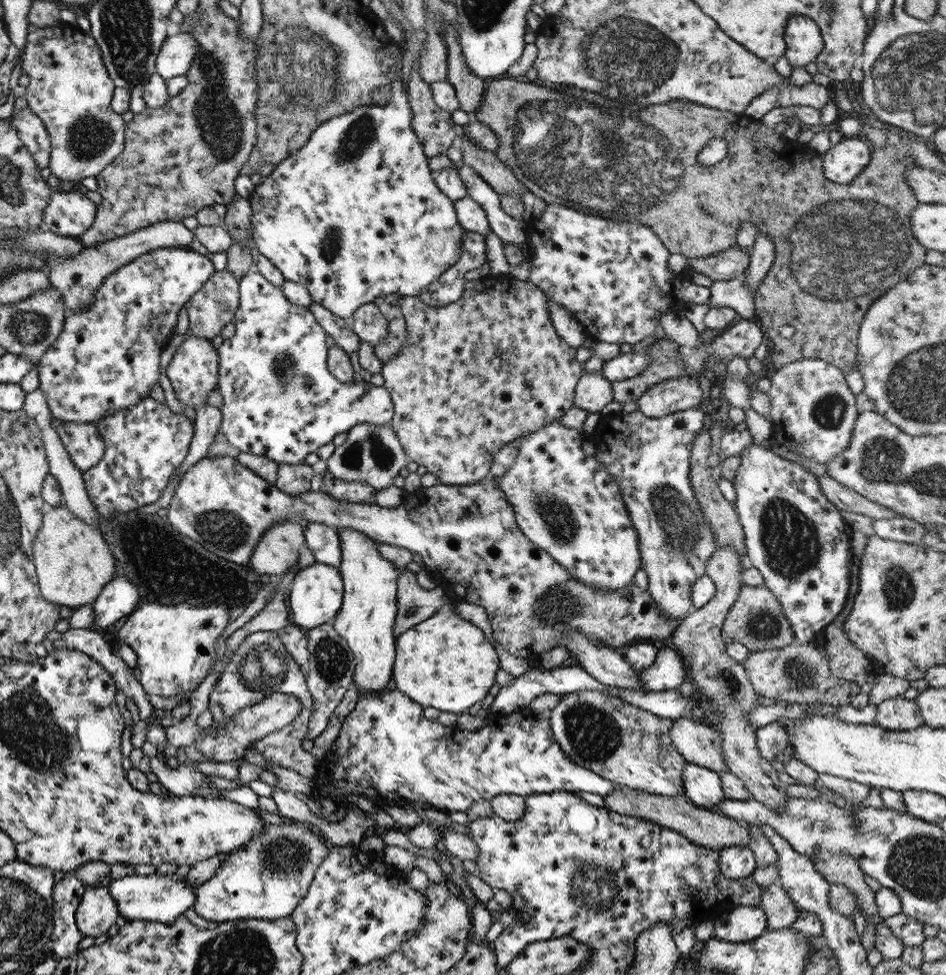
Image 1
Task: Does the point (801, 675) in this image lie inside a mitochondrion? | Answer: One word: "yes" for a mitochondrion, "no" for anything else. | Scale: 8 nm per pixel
yes

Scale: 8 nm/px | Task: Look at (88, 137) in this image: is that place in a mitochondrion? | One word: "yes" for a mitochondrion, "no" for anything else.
yes

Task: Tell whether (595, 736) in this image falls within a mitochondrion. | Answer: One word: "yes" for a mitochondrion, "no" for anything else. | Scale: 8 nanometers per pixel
yes

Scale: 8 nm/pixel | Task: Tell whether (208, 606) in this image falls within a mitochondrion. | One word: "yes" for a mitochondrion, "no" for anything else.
yes

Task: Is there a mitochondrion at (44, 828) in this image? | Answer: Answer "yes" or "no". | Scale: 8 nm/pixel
no

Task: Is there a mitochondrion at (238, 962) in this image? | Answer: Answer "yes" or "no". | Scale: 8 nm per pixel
yes

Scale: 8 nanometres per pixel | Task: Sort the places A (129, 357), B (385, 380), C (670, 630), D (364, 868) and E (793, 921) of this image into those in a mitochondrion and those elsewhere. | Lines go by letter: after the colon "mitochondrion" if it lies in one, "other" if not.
A: other
B: other
C: other
D: other
E: other

